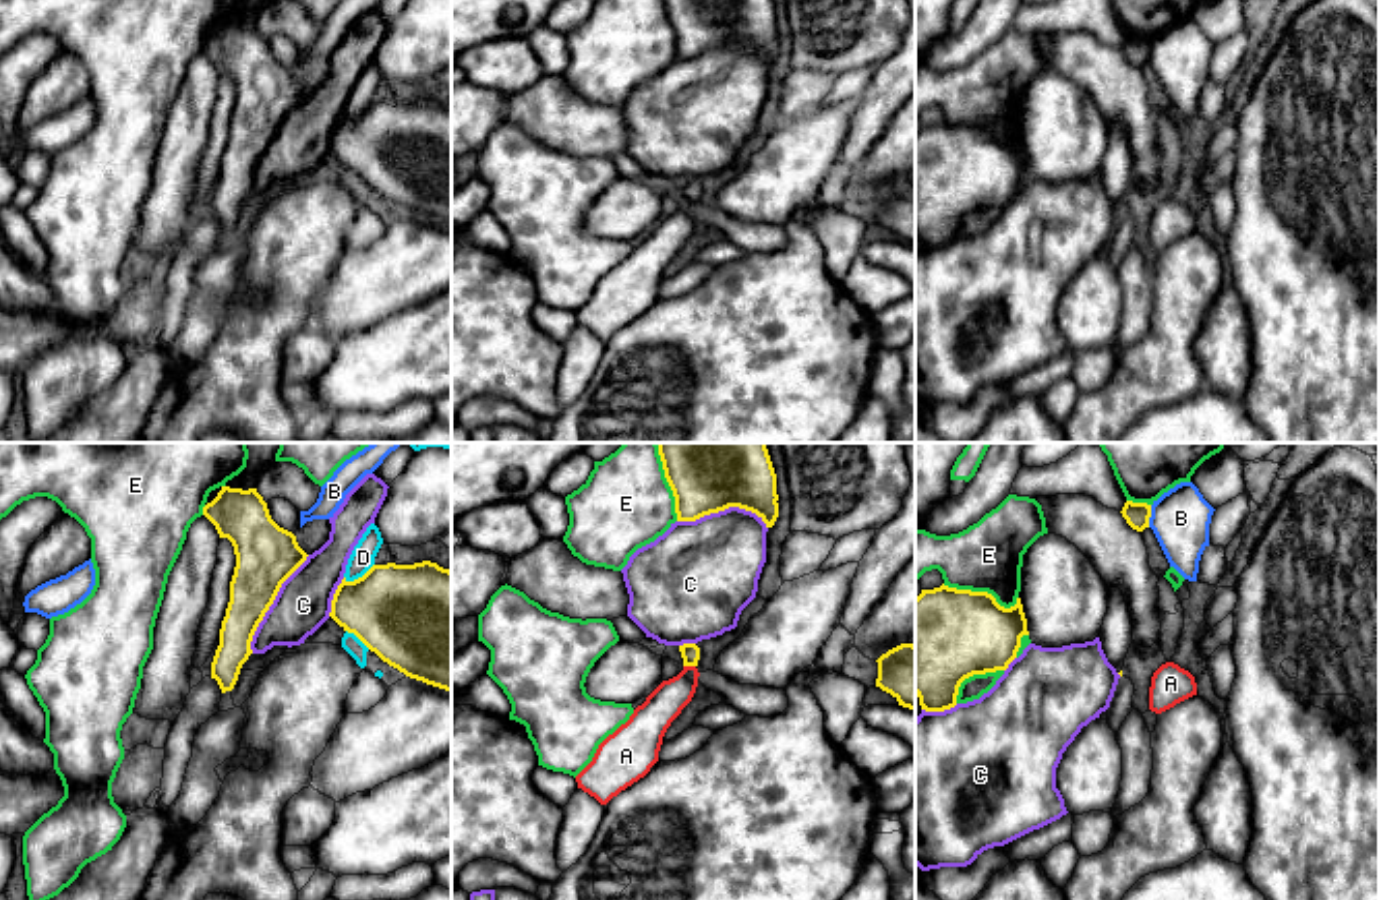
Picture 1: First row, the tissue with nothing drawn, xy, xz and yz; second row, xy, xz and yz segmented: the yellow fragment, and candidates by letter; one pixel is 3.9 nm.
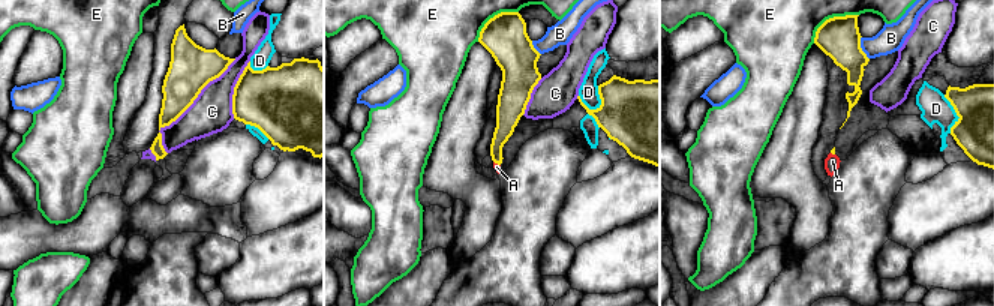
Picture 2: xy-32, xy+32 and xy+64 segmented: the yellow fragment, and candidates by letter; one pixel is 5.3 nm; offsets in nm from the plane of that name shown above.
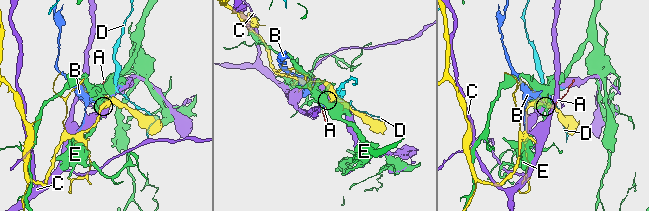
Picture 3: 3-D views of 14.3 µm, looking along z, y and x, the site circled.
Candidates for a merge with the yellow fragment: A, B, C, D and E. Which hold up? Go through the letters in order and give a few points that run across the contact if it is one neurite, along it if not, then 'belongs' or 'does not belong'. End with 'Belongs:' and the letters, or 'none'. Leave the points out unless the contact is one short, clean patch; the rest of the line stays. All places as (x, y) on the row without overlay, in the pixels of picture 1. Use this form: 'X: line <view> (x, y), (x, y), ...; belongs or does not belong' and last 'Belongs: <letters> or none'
A: line xz (690, 189), (690, 201), (688, 216), (669, 234); belongs
B: does not belong
C: does not belong
D: does not belong
E: does not belong
Belongs: A

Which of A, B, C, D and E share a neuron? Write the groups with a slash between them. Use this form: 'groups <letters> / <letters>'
groups A / B / C / D / E

